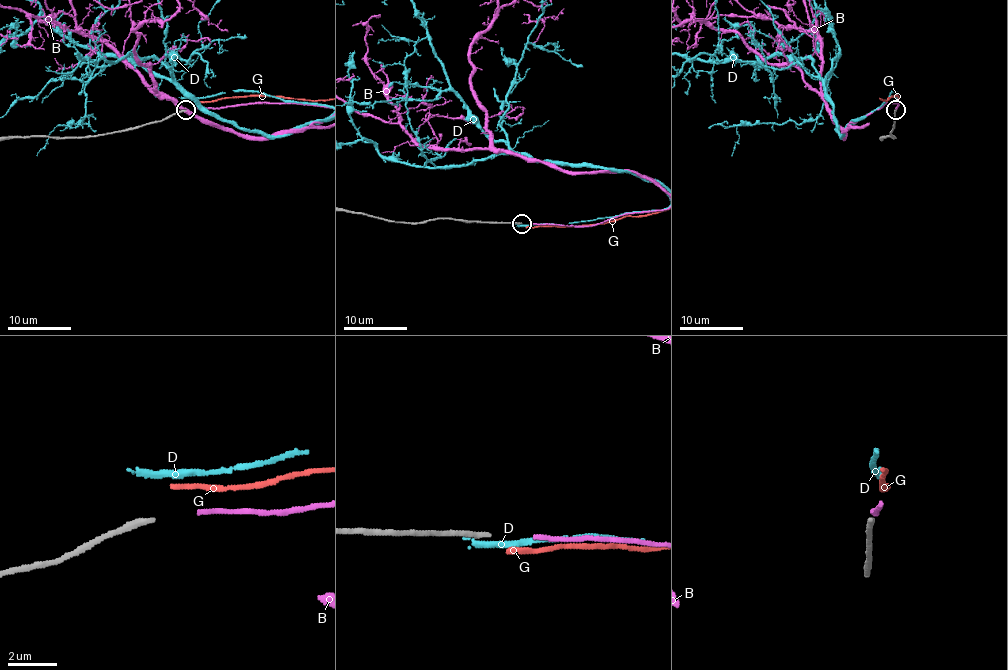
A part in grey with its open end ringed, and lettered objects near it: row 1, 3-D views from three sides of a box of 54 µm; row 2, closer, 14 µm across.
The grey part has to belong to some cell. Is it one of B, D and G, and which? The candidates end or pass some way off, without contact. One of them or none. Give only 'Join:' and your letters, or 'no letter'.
Join: B

